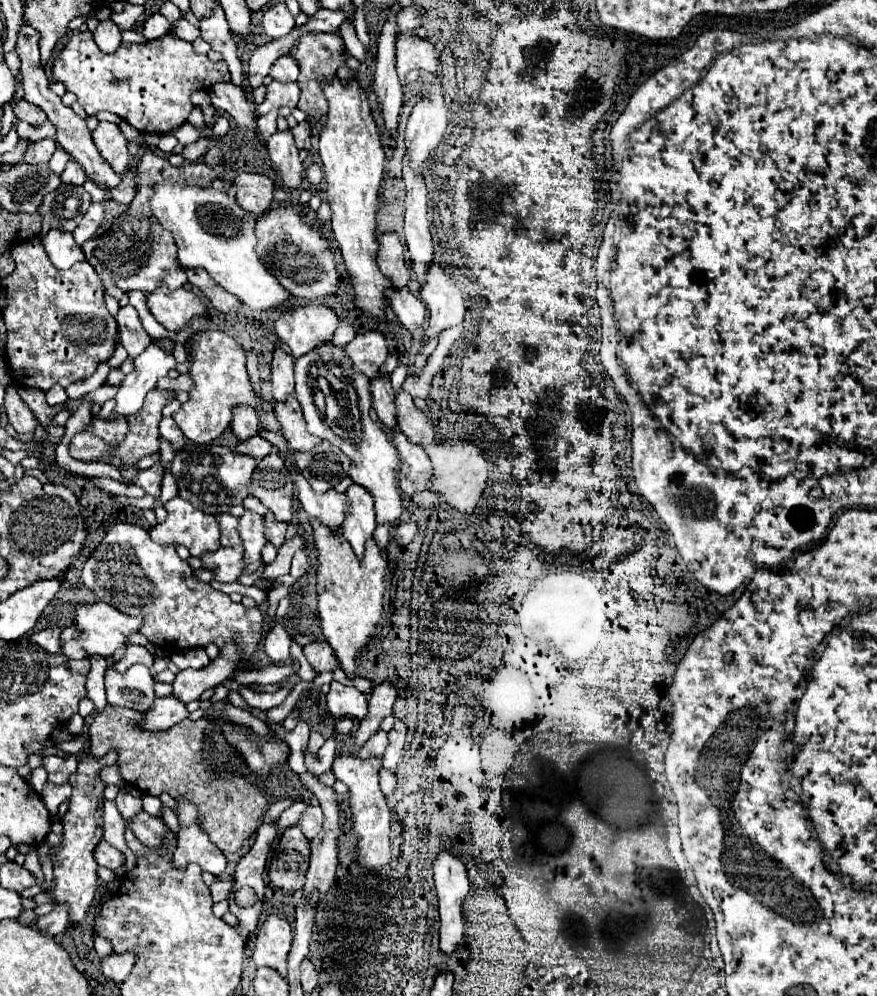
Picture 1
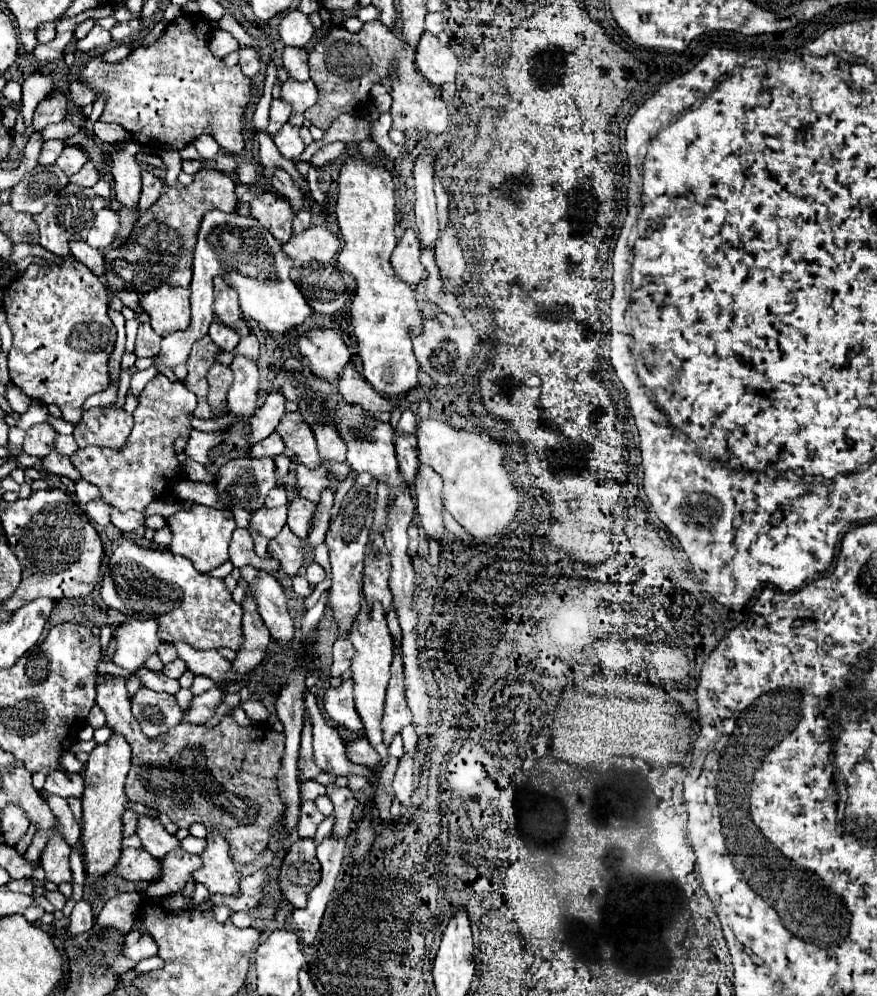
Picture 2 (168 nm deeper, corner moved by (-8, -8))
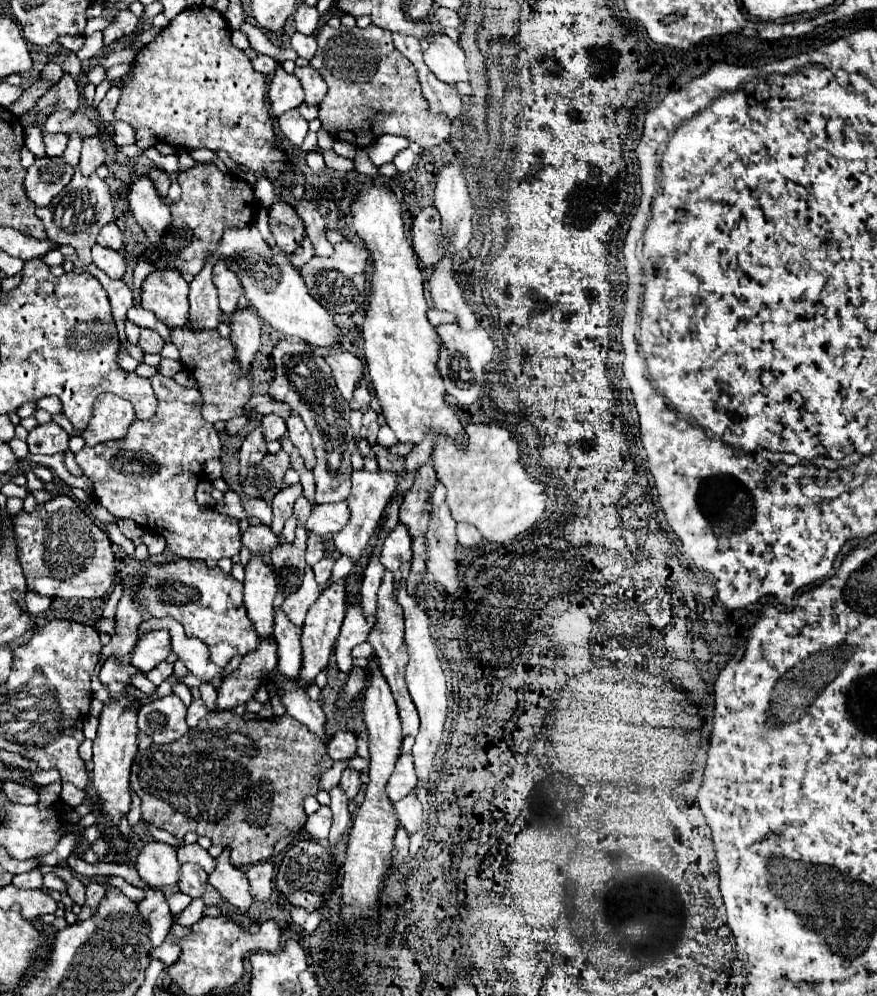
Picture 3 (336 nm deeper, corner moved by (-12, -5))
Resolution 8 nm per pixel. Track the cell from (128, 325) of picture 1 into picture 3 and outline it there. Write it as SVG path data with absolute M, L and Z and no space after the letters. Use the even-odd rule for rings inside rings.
M142 329L138 345L142 347L144 353L160 353L162 347L164 347L164 341L154 329Z

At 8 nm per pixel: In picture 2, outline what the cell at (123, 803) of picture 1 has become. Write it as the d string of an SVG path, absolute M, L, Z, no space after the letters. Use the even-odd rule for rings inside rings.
M140 816L136 834L142 840L142 848L148 850L156 858L164 858L168 852L180 848L180 842L176 836L170 836L158 818Z

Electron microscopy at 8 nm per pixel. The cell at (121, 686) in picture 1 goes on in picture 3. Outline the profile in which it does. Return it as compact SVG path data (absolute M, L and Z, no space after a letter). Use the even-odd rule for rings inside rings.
M176 695L142 705L138 711L138 727L158 745L172 743L188 731L186 705Z

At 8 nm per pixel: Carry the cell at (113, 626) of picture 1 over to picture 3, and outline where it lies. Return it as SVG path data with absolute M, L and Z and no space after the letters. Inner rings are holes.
M166 629L160 631L150 631L140 635L138 643L132 649L130 655L130 663L142 671L148 673L150 669L154 669L158 663L162 663L170 653L170 635Z

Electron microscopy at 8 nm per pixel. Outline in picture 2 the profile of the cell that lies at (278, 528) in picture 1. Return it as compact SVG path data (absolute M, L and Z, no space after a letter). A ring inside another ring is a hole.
M284 526L282 532L268 542L268 554L280 562L280 568L288 576L296 576L304 560L304 540L300 540L288 526Z

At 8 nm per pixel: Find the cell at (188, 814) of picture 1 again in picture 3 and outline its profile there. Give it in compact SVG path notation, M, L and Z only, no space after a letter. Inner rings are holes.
M224 849L216 857L216 867L208 875L208 883L220 891L220 895L234 907L246 911L252 905L252 895L248 891L248 879L246 873L240 871L230 863L230 849Z

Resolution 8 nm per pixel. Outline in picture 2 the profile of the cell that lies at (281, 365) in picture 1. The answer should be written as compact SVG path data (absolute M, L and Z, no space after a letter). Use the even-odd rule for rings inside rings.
M268 394L264 404L254 412L250 420L250 434L248 434L248 444L254 446L256 442L264 440L270 432L276 430L282 414L284 412L284 396L282 394Z

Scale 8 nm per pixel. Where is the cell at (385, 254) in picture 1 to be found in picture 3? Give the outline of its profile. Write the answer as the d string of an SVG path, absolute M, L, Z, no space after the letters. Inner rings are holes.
M426 207L422 209L414 223L412 223L412 245L416 241L416 247L414 247L414 253L418 255L418 259L424 263L424 265L436 265L442 257L442 251L438 247L434 247L434 239L442 239L446 245L448 241L442 237L442 231L440 231L440 215L434 207Z

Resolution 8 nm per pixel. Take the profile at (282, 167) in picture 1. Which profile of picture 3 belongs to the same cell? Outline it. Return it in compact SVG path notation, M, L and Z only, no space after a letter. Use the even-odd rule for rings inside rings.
M296 109L284 113L278 117L278 125L280 125L280 131L284 133L284 137L294 145L294 147L300 147L306 133L308 133L308 121L304 117L300 117L300 113Z

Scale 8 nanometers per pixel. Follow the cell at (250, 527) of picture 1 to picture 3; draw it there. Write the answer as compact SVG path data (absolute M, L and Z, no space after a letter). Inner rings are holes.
M292 485L292 487L282 489L282 491L272 499L274 519L272 519L270 529L272 529L276 535L282 533L282 527L284 527L286 519L292 515L292 507L294 507L294 501L298 499L298 495L302 495L302 485Z

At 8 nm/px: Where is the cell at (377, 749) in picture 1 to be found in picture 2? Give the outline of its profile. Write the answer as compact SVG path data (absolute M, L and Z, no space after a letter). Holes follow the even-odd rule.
M354 738L352 742L348 742L346 754L348 754L350 762L360 764L360 766L372 768L378 764L378 752L374 752L374 748L370 746L370 742L366 738Z

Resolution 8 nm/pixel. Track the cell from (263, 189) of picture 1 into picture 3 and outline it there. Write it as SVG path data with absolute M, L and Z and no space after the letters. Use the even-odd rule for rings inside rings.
M274 201L268 219L270 219L270 231L276 239L276 245L288 255L294 253L304 239L304 223L294 211L294 207L284 201Z

